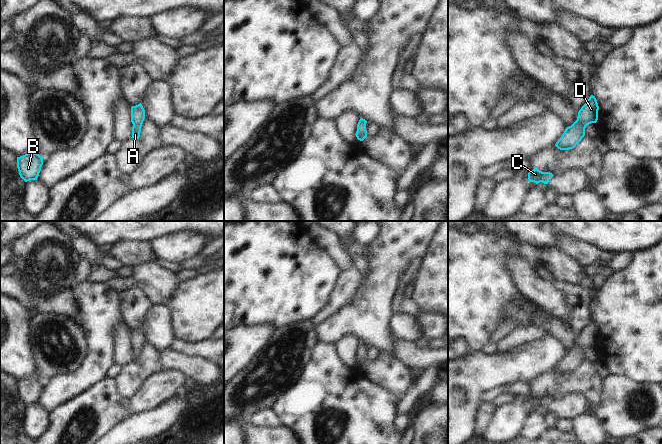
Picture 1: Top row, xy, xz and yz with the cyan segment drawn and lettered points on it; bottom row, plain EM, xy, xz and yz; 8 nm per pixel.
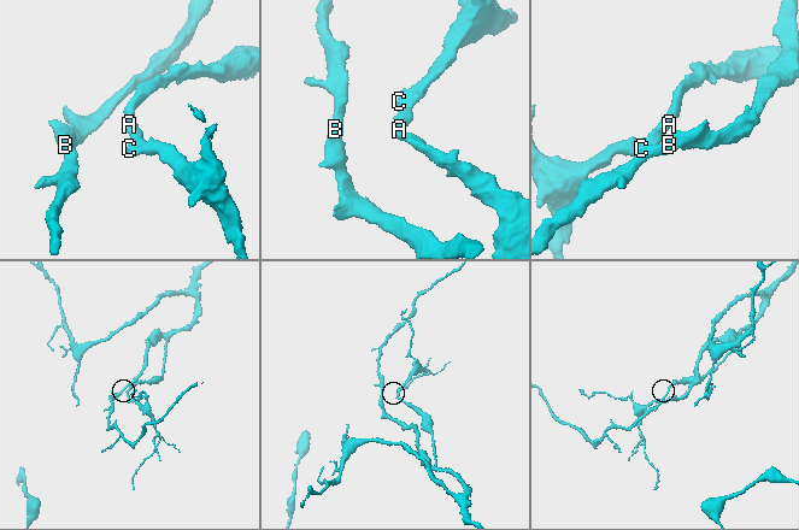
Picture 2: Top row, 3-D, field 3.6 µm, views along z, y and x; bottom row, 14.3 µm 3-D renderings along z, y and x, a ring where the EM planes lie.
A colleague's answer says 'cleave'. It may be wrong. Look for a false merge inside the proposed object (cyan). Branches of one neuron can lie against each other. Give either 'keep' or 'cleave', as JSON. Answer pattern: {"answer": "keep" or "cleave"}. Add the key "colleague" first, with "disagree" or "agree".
{"colleague": "disagree", "answer": "keep"}

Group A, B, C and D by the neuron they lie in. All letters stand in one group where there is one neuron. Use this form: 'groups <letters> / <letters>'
groups A B C D

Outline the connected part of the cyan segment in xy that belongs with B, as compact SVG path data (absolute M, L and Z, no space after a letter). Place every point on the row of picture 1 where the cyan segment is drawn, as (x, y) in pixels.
M27 153L17 157L19 175L25 182L37 180L42 165L43 158L37 153Z

